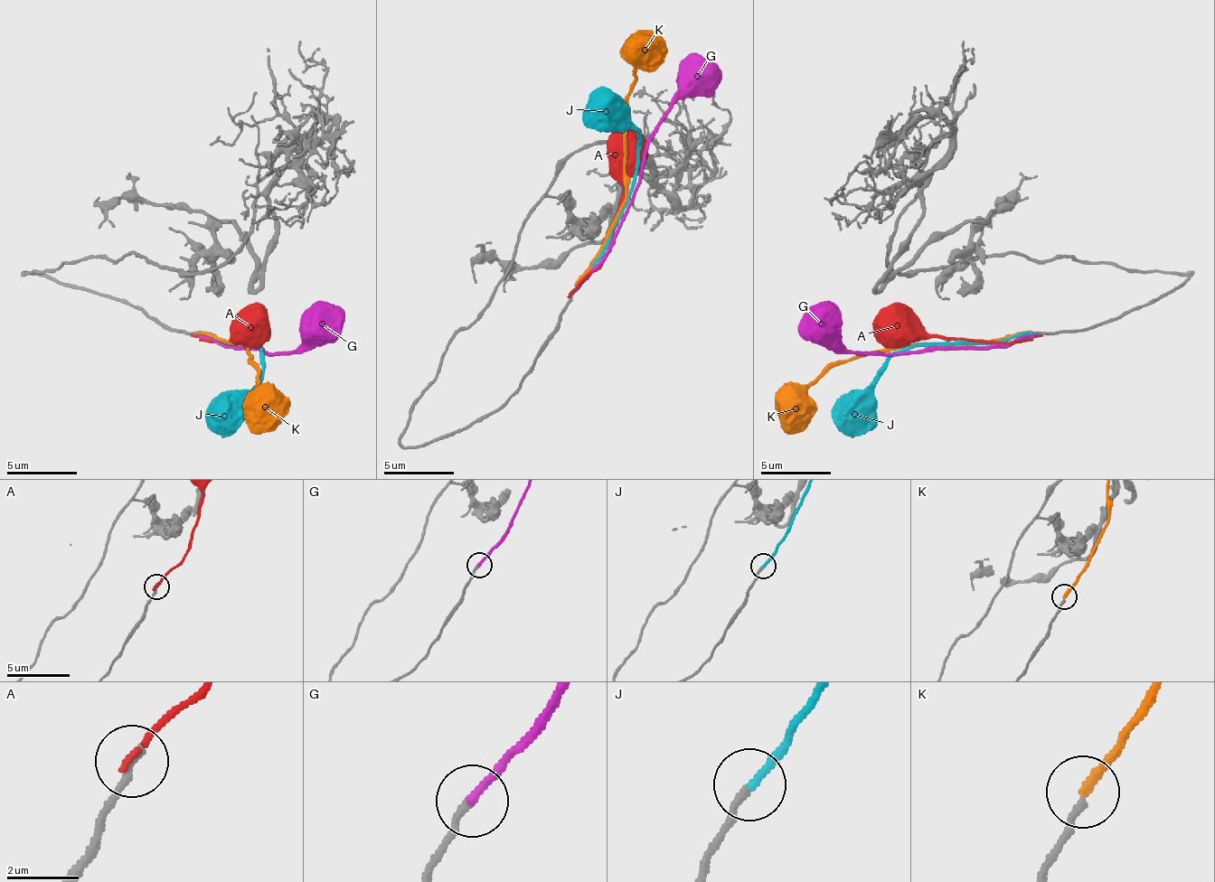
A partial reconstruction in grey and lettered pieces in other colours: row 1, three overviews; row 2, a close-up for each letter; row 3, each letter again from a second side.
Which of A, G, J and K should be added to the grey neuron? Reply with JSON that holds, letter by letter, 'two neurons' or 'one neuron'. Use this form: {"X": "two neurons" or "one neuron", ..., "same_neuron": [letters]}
{"A": "two neurons", "G": "one neuron", "J": "two neurons", "K": "two neurons", "same_neuron": ["G"]}

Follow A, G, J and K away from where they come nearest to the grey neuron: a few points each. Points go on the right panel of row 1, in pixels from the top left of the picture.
A: (1038, 334), (1006, 342), (936, 338), (887, 342), (872, 324)
G: (1034, 334), (1003, 345), (943, 345), (900, 352), (852, 352), (813, 314)
J: (1031, 331), (995, 342), (900, 349), (872, 388), (872, 416), (855, 429)
K: (1031, 331), (946, 345), (894, 345), (837, 360), (805, 390), (803, 416), (781, 429)

